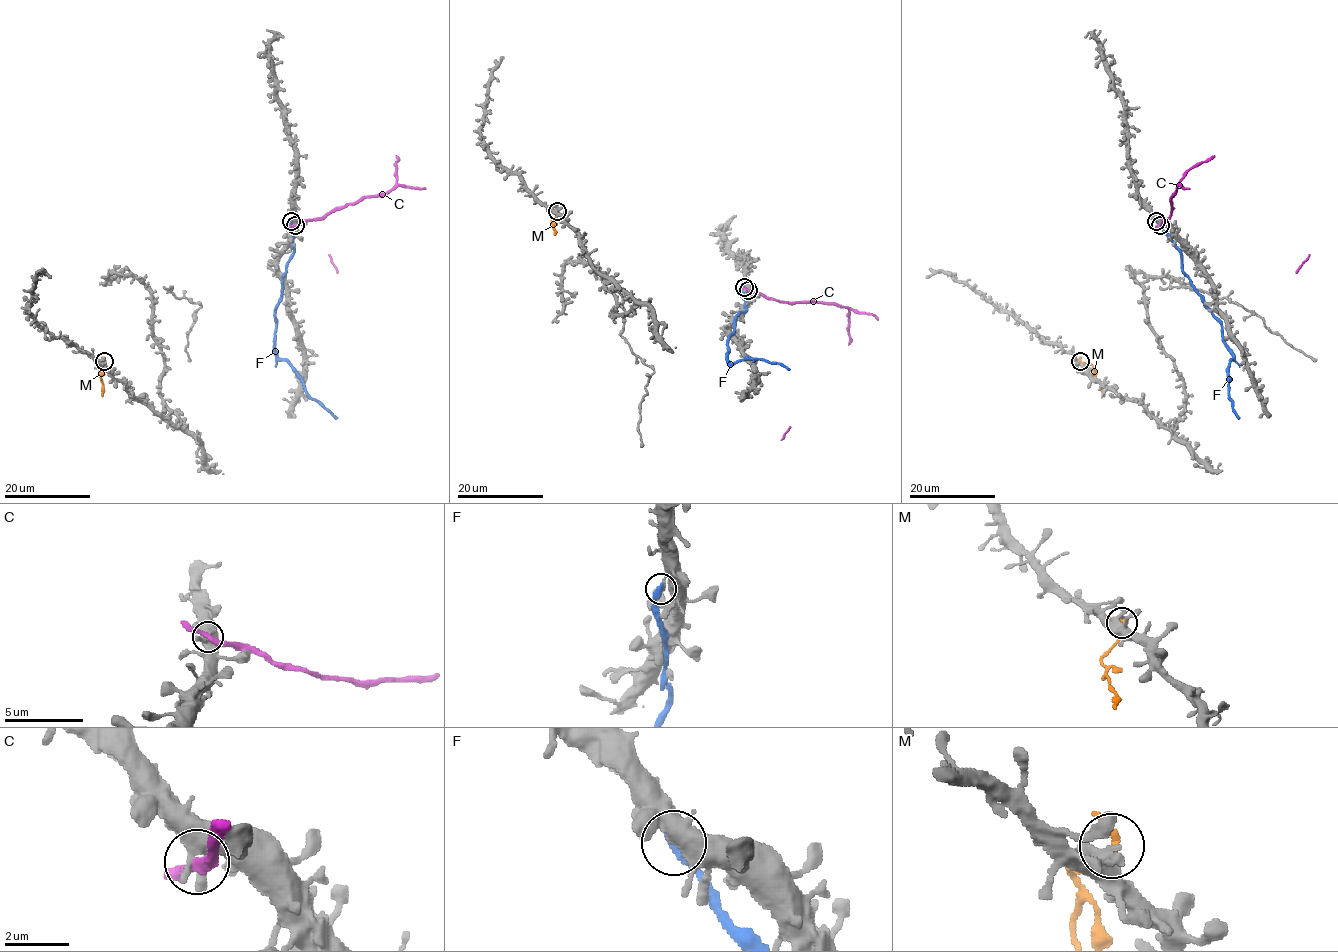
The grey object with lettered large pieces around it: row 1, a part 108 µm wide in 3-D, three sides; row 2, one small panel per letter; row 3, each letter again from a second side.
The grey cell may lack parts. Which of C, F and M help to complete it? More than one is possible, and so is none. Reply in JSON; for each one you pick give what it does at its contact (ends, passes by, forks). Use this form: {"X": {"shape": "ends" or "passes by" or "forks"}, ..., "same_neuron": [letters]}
{"same_neuron": []}

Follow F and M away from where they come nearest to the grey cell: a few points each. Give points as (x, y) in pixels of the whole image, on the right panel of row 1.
F: (1156, 220), (1179, 250), (1183, 273), (1221, 324), (1222, 340), (1233, 356), (1228, 367), (1228, 396), (1238, 419)
M: (1081, 361), (1091, 365), (1104, 396)

